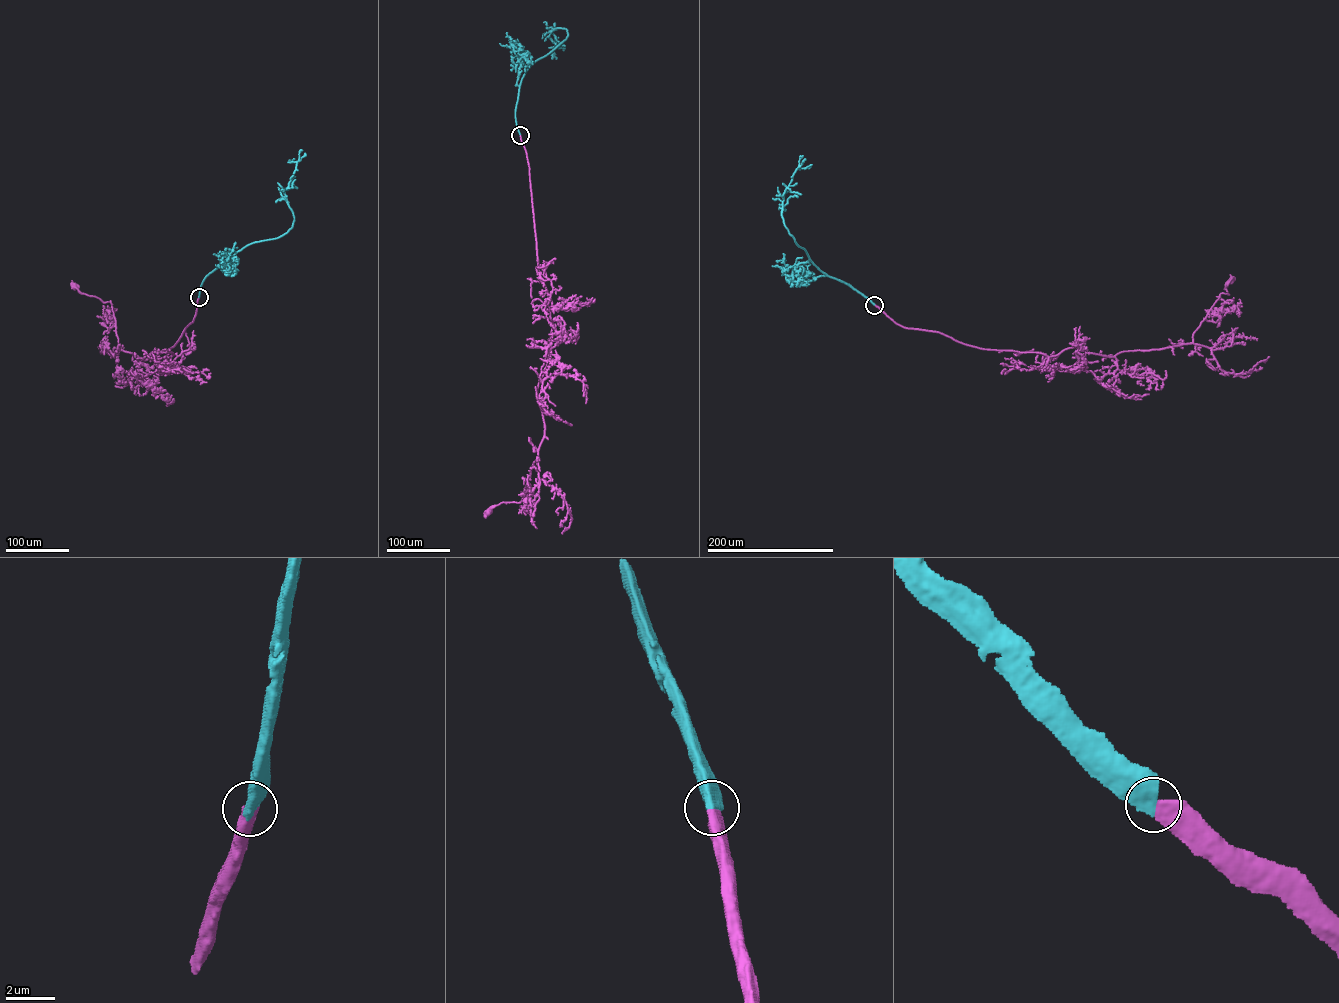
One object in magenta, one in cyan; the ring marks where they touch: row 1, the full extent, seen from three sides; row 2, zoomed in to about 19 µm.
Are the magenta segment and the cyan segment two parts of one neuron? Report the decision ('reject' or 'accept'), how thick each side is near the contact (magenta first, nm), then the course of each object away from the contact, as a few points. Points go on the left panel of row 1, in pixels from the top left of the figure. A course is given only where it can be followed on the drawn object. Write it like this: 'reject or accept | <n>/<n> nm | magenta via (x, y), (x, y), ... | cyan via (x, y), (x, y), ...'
accept | 600/650 nm | magenta via (198, 297), (192, 322), (167, 350), (171, 355), (165, 349), (142, 360), (119, 348), (110, 301), (74, 286) | cyan via (199, 297), (205, 277), (238, 251), (280, 237), (291, 228), (293, 212), (284, 191), (296, 165), (289, 160)

